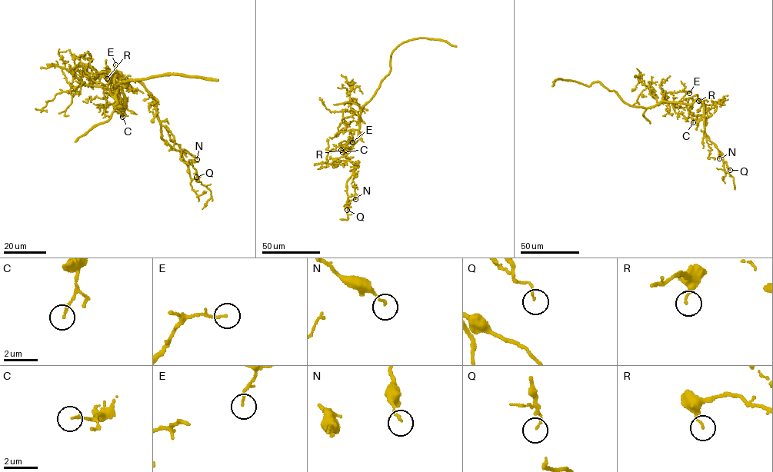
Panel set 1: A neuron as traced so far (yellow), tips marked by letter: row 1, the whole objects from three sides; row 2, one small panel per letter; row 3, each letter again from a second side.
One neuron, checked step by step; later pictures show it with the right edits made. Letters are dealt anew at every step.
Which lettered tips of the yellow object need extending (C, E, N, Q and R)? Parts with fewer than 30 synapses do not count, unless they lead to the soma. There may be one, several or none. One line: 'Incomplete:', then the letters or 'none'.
Incomplete: none

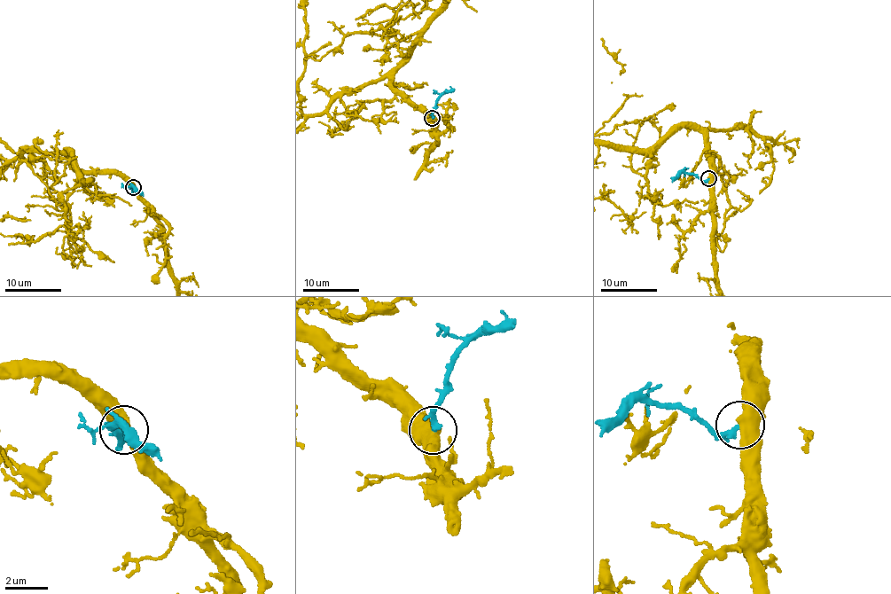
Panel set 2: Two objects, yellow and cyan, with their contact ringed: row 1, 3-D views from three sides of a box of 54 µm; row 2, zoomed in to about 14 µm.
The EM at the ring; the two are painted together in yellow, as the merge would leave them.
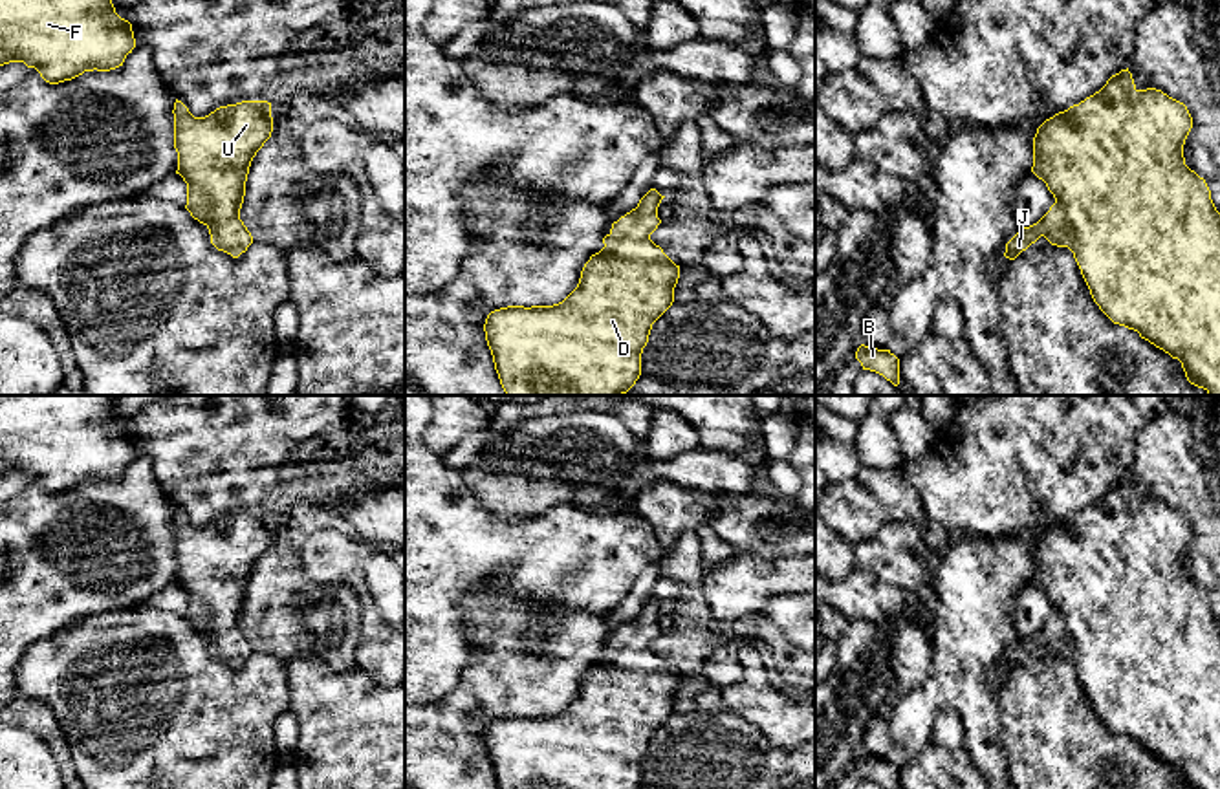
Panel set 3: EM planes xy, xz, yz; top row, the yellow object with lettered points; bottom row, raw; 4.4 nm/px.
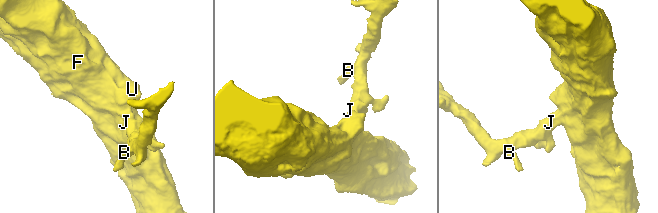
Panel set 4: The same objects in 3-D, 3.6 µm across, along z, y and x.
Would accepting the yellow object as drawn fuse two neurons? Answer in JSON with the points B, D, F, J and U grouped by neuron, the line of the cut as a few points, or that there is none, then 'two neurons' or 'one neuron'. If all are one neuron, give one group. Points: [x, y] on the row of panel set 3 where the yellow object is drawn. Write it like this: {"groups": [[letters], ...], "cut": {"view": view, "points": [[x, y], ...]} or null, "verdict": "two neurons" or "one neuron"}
{"groups": [["B", "D", "F", "J", "U"]], "cut": null, "verdict": "one neuron"}

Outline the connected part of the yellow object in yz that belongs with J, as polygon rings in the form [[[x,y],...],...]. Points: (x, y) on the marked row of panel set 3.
[[[1121,70],[1079,104],[1046,119],[1033,137],[1031,172],[1042,179],[1055,203],[1033,225],[1022,227],[1004,256],[1015,260],[1044,236],[1068,247],[1099,309],[1119,326],[1182,362],[1191,384],[1220,395],[1220,212],[1204,178],[1185,165],[1183,145],[1193,128],[1187,106],[1161,90],[1138,90]]]

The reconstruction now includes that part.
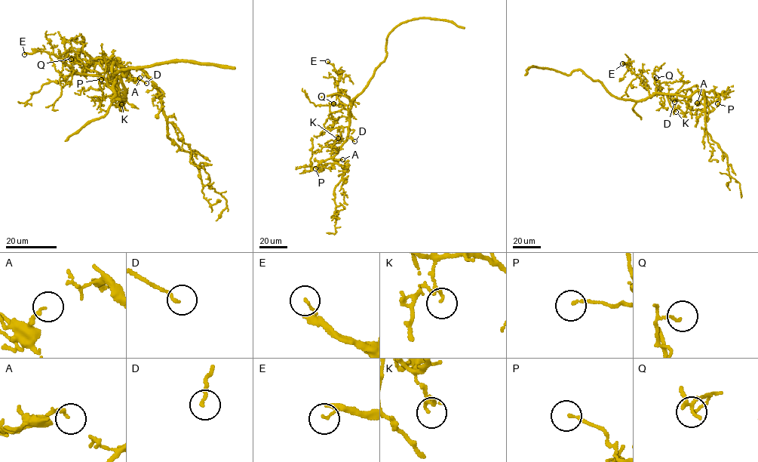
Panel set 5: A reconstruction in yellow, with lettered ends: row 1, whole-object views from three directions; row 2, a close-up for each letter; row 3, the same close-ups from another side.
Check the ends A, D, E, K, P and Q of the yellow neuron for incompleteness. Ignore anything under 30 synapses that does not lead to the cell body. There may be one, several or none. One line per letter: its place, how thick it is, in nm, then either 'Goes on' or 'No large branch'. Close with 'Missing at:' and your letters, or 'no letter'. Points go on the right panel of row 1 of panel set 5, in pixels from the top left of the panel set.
A: Place: (697, 103). Thickness 110 nm. No large branch
D: Place: (674, 102). Thickness 120 nm. No large branch
E: Place: (622, 63). Thickness 100 nm. Goes on
K: Place: (676, 112). Thickness 110 nm. No large branch
P: Place: (717, 103). Thickness 100 nm. No large branch
Q: Place: (656, 78). Thickness 110 nm. No large branch
Missing at: E

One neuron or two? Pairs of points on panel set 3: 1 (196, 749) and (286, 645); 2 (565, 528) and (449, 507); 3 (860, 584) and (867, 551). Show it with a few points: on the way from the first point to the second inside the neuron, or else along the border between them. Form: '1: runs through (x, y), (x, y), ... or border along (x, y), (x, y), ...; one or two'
1: border along (253, 650), (272, 654), (286, 663); two
2: runs through (535, 537), (479, 537); one
3: border along (858, 566), (893, 584), (904, 586); two

